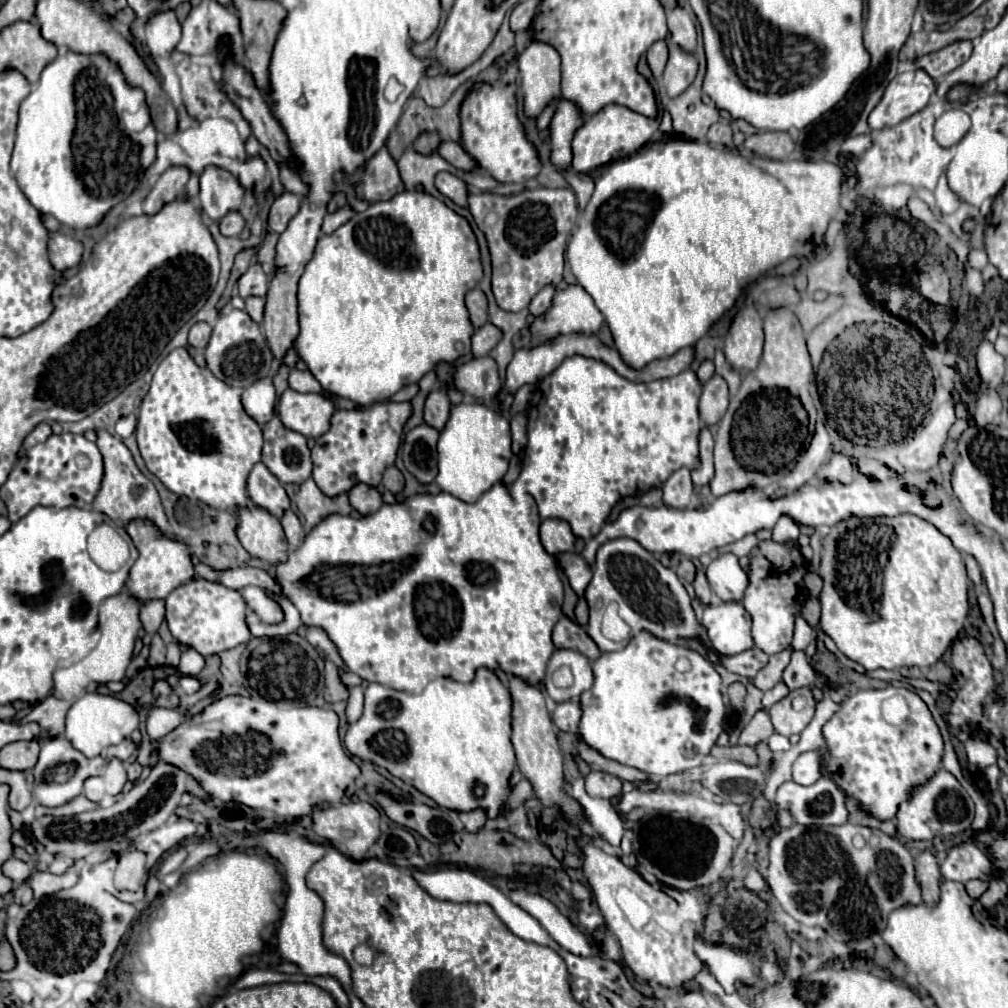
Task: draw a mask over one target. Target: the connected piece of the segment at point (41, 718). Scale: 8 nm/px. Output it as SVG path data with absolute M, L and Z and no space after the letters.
M49 696L41 704L37 704L25 718L13 720L13 722L17 722L17 724L37 722L51 738L59 738L65 732L65 714L71 706L73 706L73 702L65 702L55 696Z

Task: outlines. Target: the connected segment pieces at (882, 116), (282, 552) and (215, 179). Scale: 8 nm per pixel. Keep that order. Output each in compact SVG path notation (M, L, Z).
M913 68L909 72L897 74L889 82L881 102L873 108L869 116L869 126L873 130L897 126L905 118L923 110L933 92L935 80L929 78L929 74L925 74L923 70Z
M257 504L237 508L237 538L249 554L269 564L287 558L289 546L279 520Z
M207 166L201 174L199 204L211 220L221 220L229 212L241 210L245 188L239 178L219 166Z

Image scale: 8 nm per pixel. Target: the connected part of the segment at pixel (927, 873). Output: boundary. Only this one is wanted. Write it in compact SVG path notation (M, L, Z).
M927 850L919 858L915 858L915 866L917 866L917 880L921 882L923 890L923 900L935 904L939 898L939 878L941 878L937 856L931 850Z

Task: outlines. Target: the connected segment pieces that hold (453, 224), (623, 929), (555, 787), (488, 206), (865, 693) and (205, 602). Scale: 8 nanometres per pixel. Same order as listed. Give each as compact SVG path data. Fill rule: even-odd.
M401 192L393 196L393 200L387 202L375 202L365 212L355 214L349 222L345 222L341 228L337 228L333 234L323 234L317 242L313 258L307 262L305 272L299 280L299 326L301 332L297 336L297 354L301 360L309 366L309 372L319 380L323 390L329 390L341 398L353 400L359 406L371 406L375 402L385 402L391 394L401 390L407 384L415 384L423 374L435 368L437 362L457 362L459 356L466 355L471 351L471 334L473 326L469 322L469 314L465 310L465 292L477 286L477 282L483 276L481 260L479 260L479 246L475 240L473 230L469 228L467 220L455 214L451 208L447 208L441 200L433 198L425 192Z
M591 842L583 846L583 852L587 856L583 862L583 874L587 876L593 888L597 906L605 916L609 930L617 936L621 944L625 964L635 972L635 976L643 980L651 978L661 986L669 988L681 986L683 982L691 980L701 970L701 960L693 952L693 924L689 924L687 940L683 932L669 930L659 920L665 914L673 914L677 910L677 902L665 892L647 884L635 870L627 868L619 858L601 852Z
M509 676L509 692L513 696L513 736L511 736L511 742L513 742L513 748L517 754L519 770L523 772L523 776L529 778L529 782L533 784L535 796L541 800L543 806L557 804L561 808L561 812L581 814L581 810L577 810L577 802L569 800L565 794L565 788L563 788L565 786L563 756L561 756L559 746L557 746L551 716L545 708L543 692L537 686L527 684L519 676Z
M533 188L511 196L469 194L469 212L479 230L485 232L489 244L493 266L491 284L499 308L521 312L543 286L563 282L567 240L579 218L573 190Z
M907 688L857 690L823 726L823 736L829 750L827 772L847 796L857 798L863 810L881 820L893 818L897 806L909 798L909 790L927 782L941 766L943 738L939 728L925 702ZM895 694L901 694L909 706L909 718L901 726L891 726L881 714L883 700Z
M193 578L191 582L181 584L165 600L165 620L173 638L179 644L185 644L197 650L201 656L219 654L223 650L235 648L251 638L249 628L245 626L245 600L241 592L231 590L223 584L209 582L203 578Z

